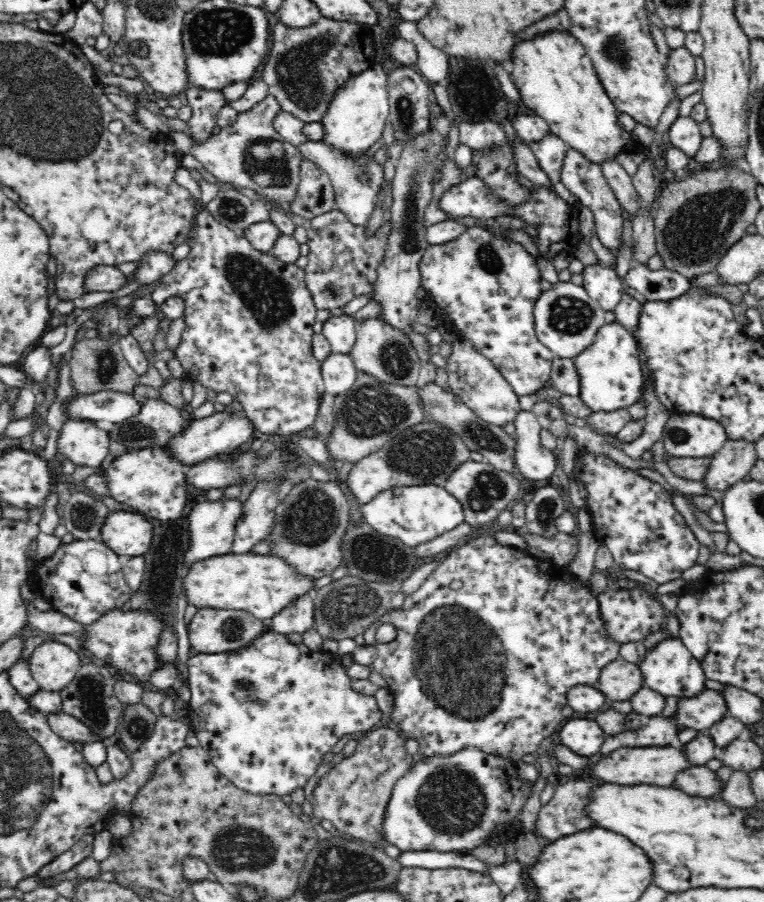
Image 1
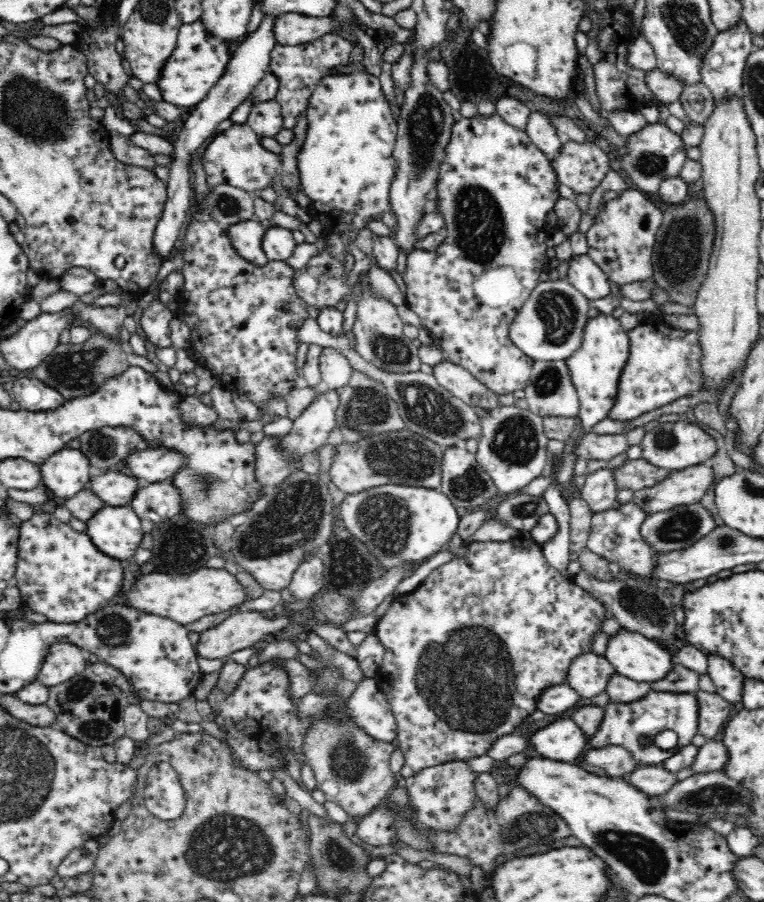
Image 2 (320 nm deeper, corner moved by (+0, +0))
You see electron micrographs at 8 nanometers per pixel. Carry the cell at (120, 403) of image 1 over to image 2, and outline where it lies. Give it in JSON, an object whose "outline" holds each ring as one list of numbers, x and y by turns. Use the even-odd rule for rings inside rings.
{"outline":[[20,378,13,383,12,396,20,408,32,412,56,410,60,408,66,398,58,390,46,386,38,378]]}

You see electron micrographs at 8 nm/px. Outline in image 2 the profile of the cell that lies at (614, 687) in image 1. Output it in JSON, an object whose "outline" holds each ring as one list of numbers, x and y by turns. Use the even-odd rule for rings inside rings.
{"outline":[[588,652,572,661,566,683,581,694,582,698,594,698,604,694,608,683,617,675,616,668,604,655]]}

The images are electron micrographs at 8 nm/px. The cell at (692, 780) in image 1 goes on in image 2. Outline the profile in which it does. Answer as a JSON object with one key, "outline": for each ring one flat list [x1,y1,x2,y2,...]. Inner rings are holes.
{"outline":[[642,764,625,780,628,780,632,785,636,785,640,790,657,797,670,792,678,784,678,776,675,772,668,770,664,766,660,768,660,766,652,764]]}

